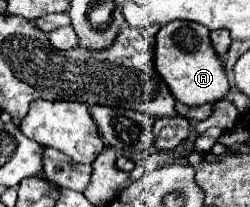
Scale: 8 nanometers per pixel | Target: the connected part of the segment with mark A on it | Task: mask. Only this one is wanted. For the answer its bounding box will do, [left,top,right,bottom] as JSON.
[155,20,229,106]

